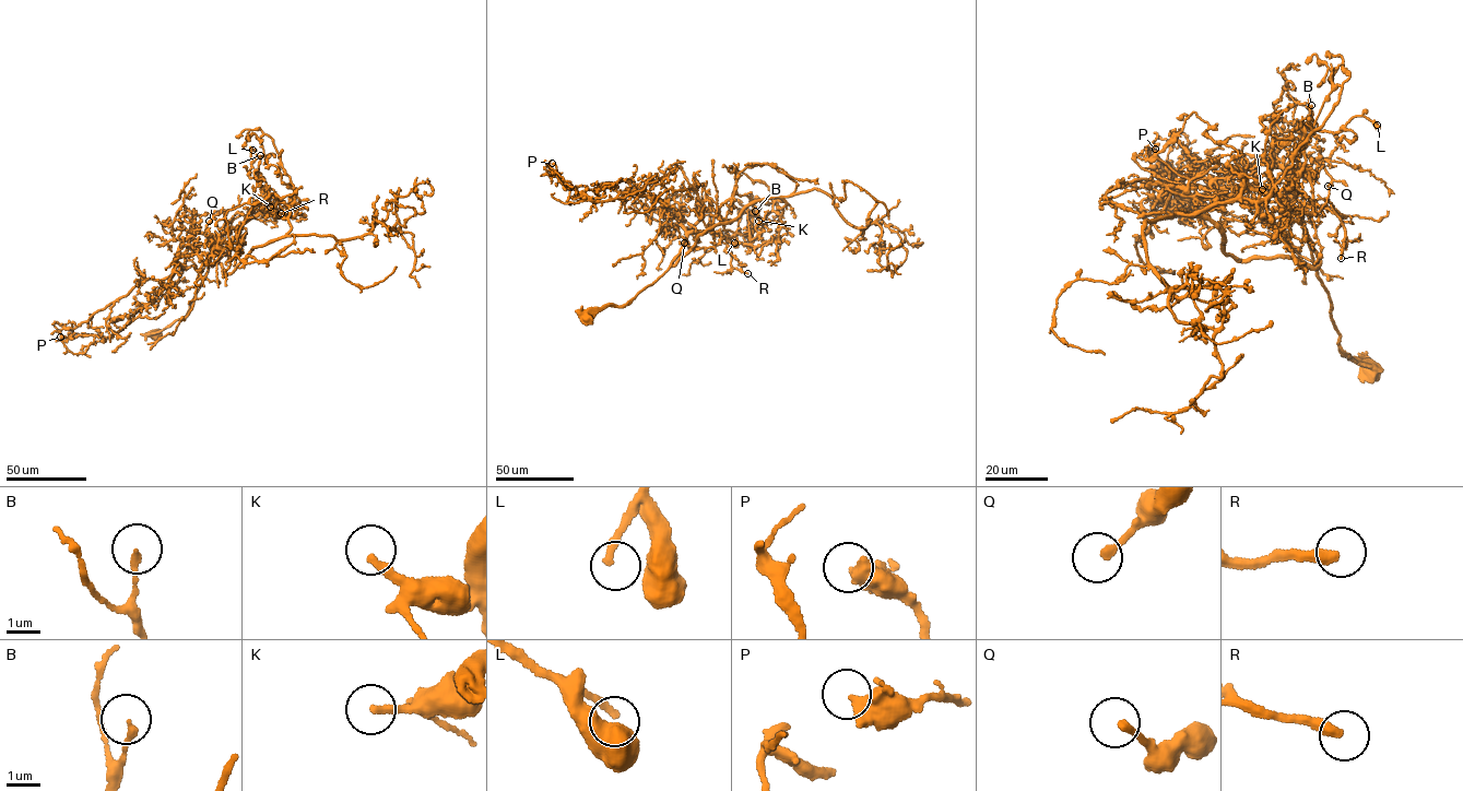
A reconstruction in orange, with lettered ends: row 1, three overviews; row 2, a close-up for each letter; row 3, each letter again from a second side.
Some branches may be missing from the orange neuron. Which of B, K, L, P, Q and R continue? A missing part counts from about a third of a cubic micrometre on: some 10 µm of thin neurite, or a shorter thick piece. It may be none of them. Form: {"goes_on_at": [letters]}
{"goes_on_at": ["L", "Q", "R"]}

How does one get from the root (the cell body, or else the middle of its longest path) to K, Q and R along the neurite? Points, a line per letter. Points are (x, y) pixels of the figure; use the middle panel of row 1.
K: (587, 318), (608, 306), (627, 304), (652, 283), (689, 233), (731, 237), (761, 227), (758, 221)
Q: (587, 318), (608, 306), (627, 304), (662, 275), (682, 248), (686, 227), (692, 234), (684, 243)
R: (587, 318), (608, 306), (627, 304), (652, 283), (691, 233), (721, 235), (727, 240), (732, 267), (747, 273)

